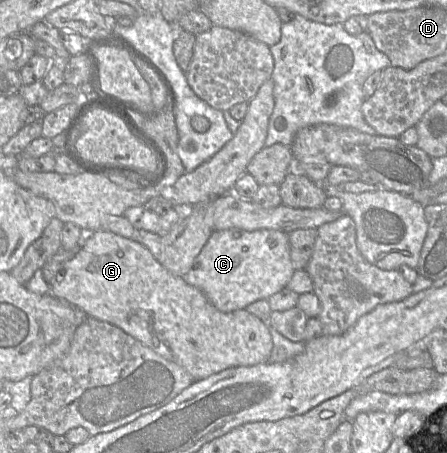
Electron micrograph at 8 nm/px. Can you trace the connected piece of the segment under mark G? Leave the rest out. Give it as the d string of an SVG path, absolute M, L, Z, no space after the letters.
M102 229L85 235L75 255L58 271L51 294L80 308L88 317L119 327L165 359L183 367L195 381L227 368L267 362L273 348L268 323L246 309L219 311L201 290L169 272L147 247Z

